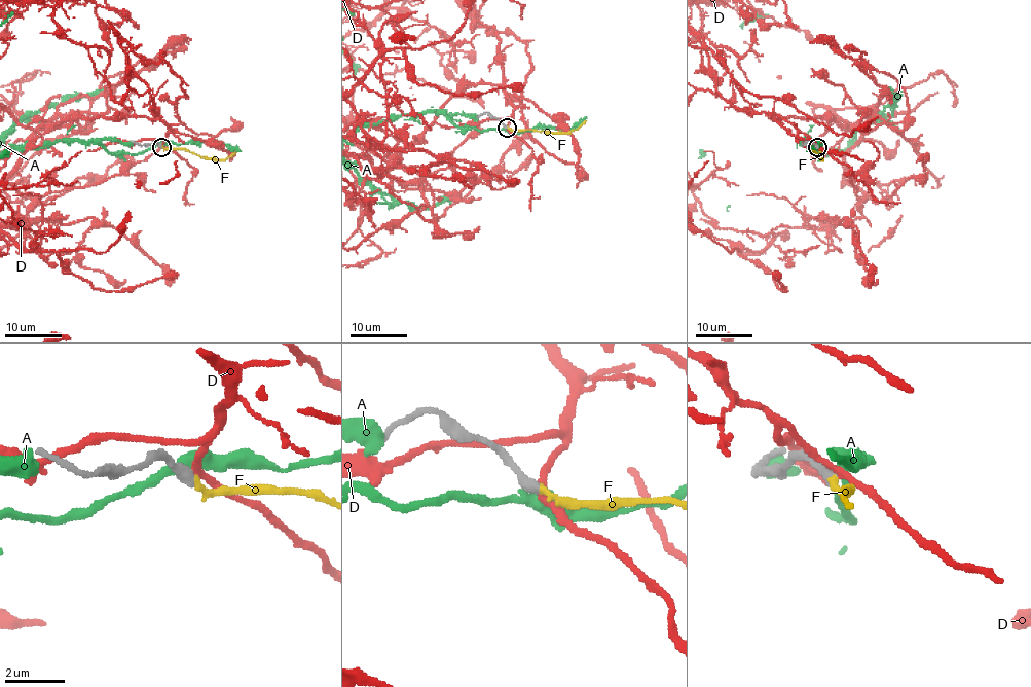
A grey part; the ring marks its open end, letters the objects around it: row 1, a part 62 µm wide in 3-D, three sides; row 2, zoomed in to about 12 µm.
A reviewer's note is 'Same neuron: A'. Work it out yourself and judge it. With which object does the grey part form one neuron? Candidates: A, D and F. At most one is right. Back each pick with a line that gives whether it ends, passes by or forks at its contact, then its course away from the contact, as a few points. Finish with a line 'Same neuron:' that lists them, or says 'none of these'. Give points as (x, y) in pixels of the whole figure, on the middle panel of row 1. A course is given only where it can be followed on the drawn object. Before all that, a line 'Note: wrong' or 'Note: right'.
Note: wrong
F: It ends there. Its course: (508, 127), (511, 130), (571, 133), (586, 121)
Same neuron: F

